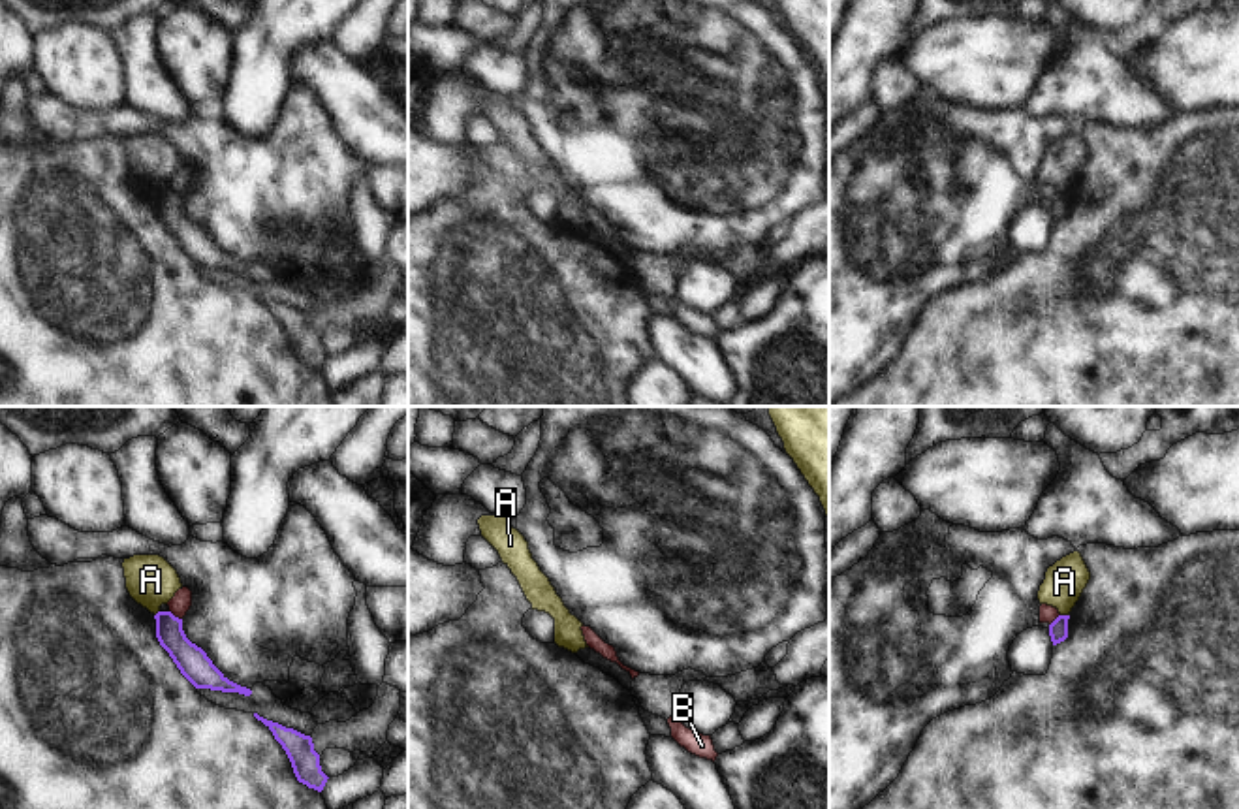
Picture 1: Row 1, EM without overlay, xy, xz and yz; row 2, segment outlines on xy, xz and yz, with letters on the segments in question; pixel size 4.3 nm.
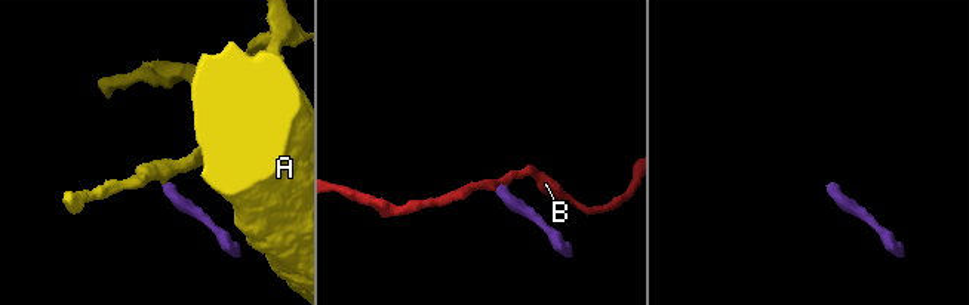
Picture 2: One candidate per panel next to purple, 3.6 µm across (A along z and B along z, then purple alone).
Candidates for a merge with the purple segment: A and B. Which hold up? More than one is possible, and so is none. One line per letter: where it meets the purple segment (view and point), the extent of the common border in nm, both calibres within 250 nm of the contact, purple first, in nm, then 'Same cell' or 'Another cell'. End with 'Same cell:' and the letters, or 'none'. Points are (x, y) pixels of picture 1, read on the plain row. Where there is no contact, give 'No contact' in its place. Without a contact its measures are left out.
A: Touches purple at yz (1065, 194). Shared border 40 nm. Thickness 80 nm (purple) against 170 nm. Another cell
B: Touches purple at xy (173, 194). Shared border 70 nm. Thickness 140 nm (purple) against 90 nm. Another cell
Same cell: none

